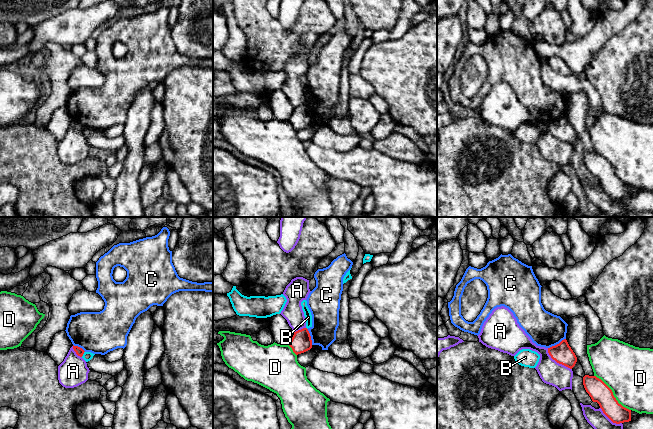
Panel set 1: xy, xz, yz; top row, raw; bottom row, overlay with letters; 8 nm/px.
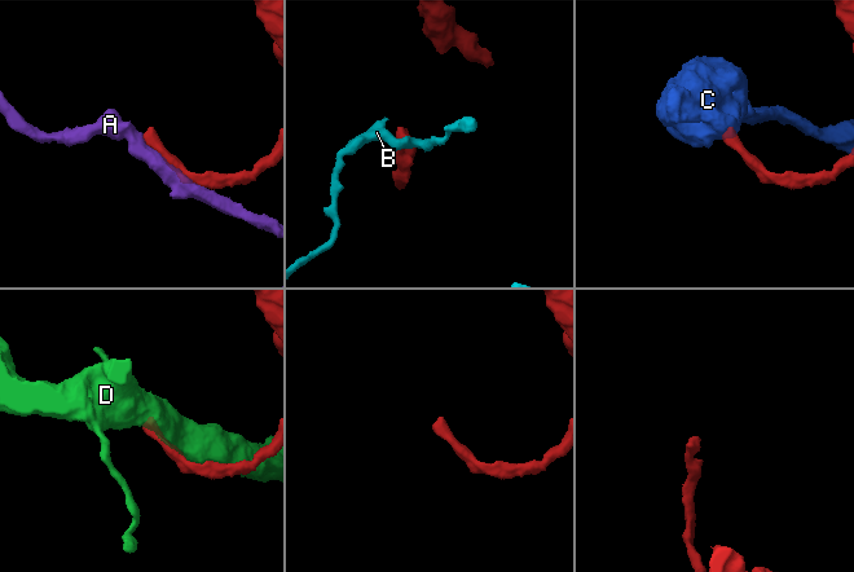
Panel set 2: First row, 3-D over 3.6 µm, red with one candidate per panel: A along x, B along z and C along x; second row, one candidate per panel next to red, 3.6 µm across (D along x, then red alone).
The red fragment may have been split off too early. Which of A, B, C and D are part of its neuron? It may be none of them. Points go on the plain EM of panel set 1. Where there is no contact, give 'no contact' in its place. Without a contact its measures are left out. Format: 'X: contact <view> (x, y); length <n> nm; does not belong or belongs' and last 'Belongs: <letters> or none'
A: contact yz (557, 138); length 260 nm; does not belong
B: contact xy (83, 129); length 50 nm; does not belong
C: contact yz (557, 120); length 170 nm; does not belong
D: contact yz (612, 170); length 400 nm; does not belong
Belongs: none

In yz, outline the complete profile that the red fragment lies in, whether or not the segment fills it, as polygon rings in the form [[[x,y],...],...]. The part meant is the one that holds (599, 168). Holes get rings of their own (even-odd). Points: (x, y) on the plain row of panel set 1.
[[[585,151],[583,161],[593,178],[597,178],[603,189],[616,200],[631,197],[631,186],[618,179],[612,166],[596,152]]]

